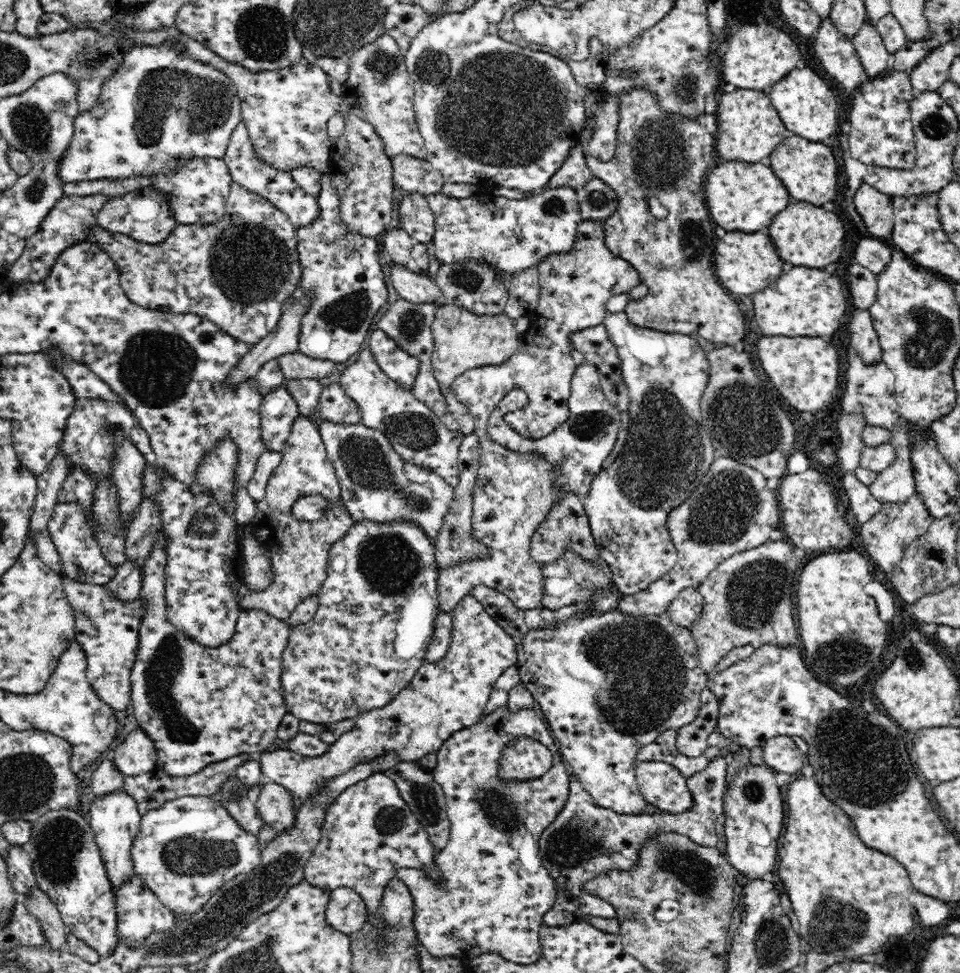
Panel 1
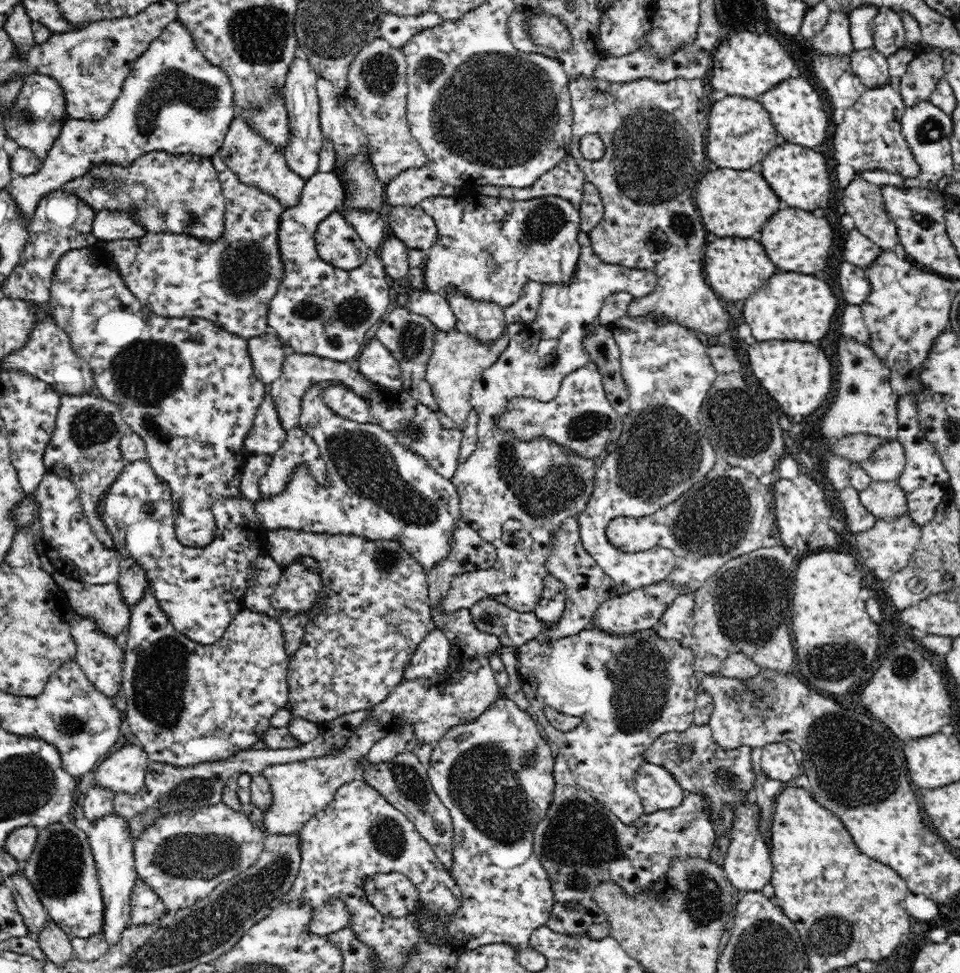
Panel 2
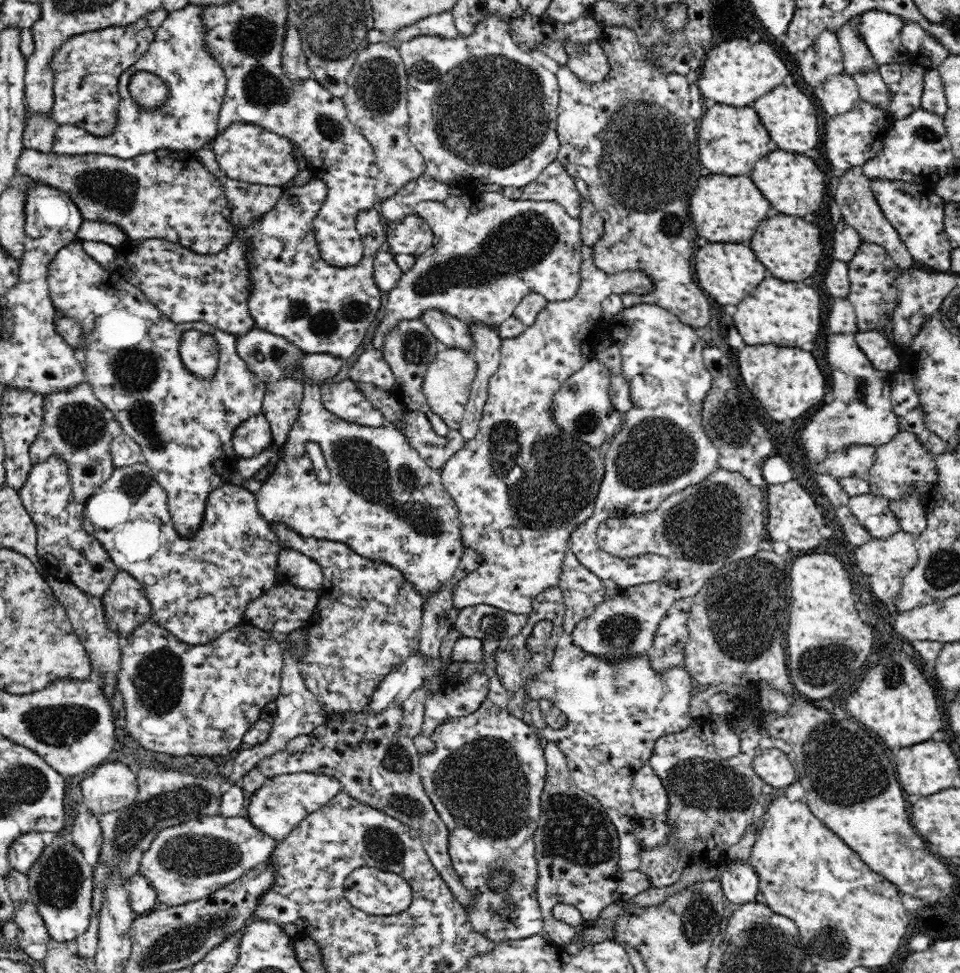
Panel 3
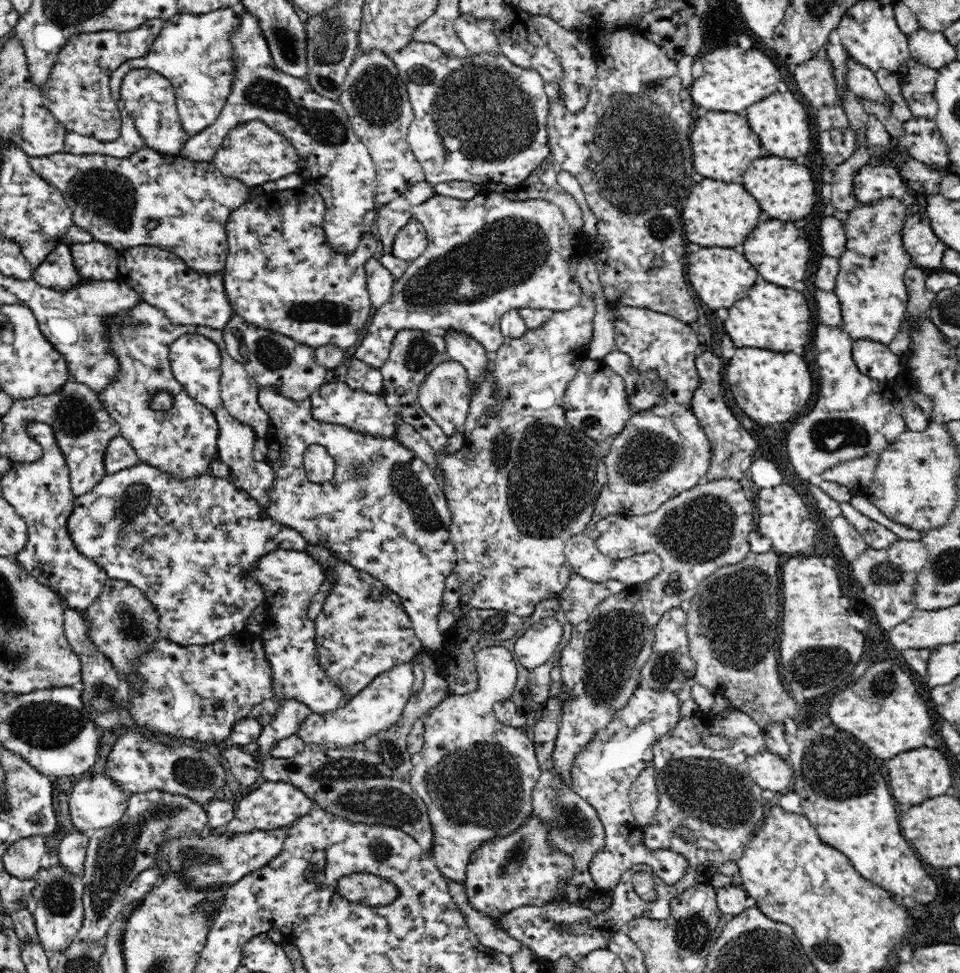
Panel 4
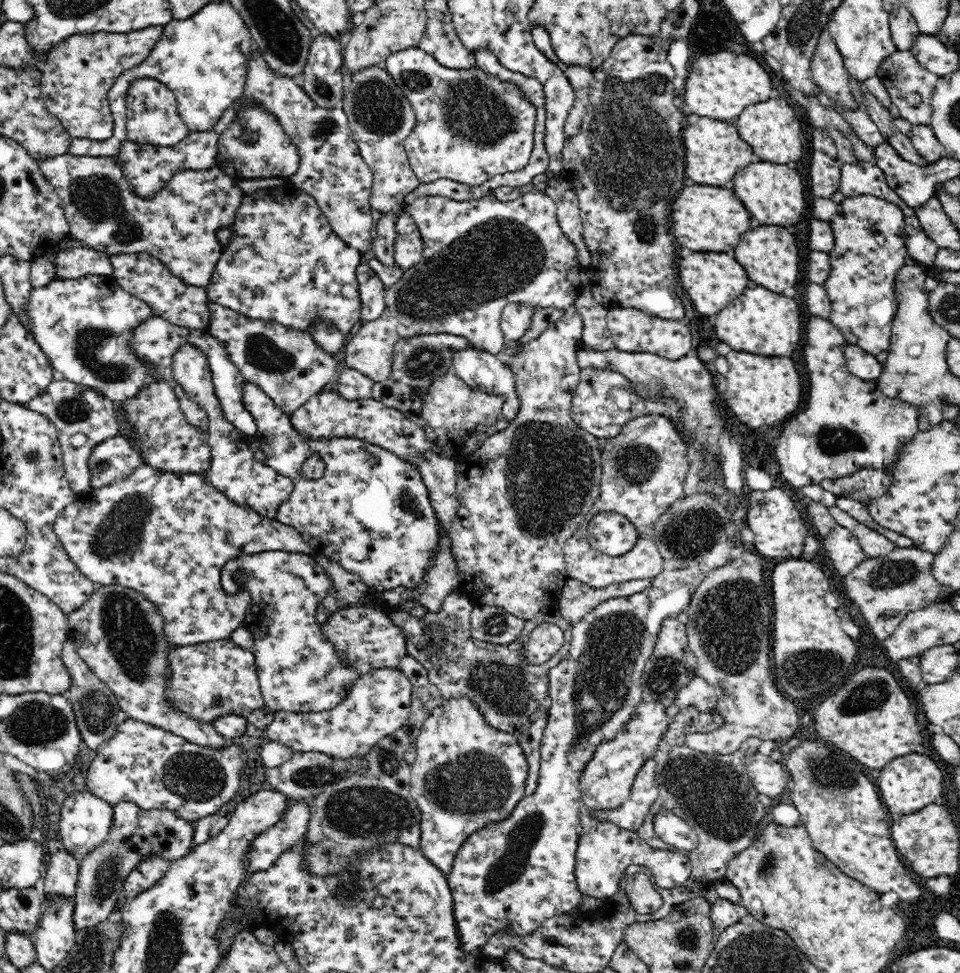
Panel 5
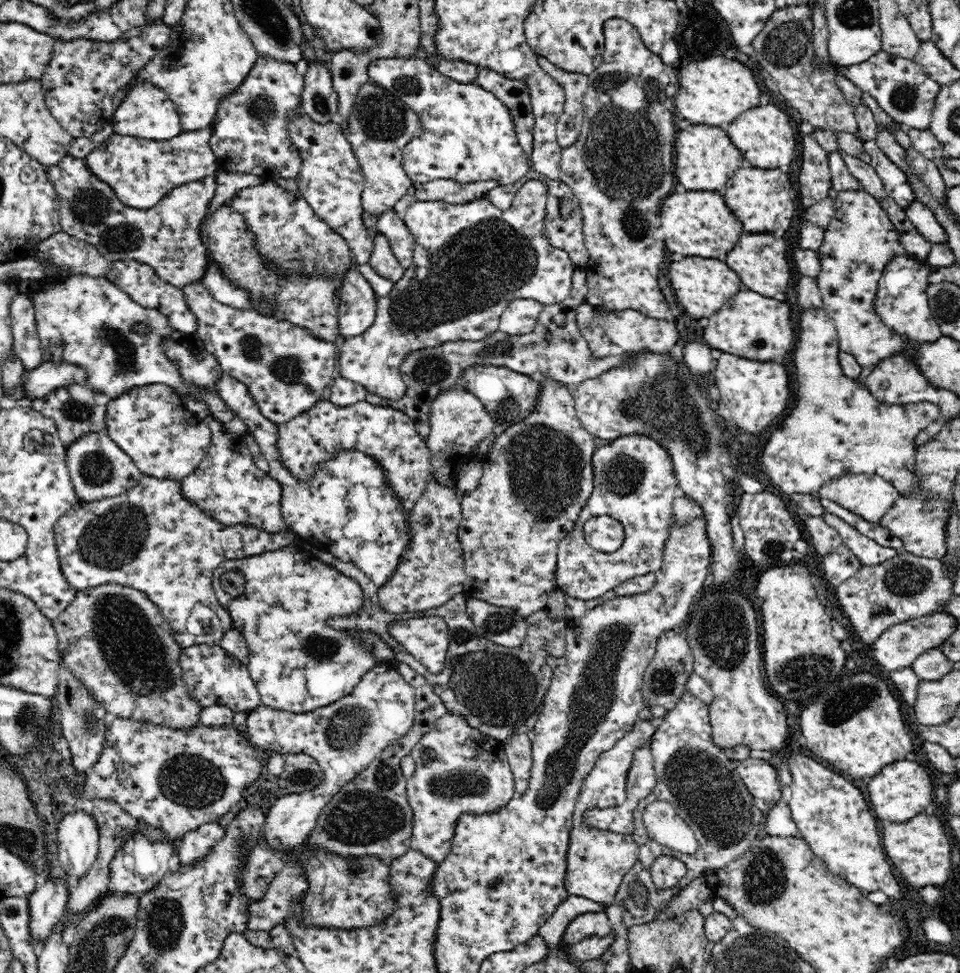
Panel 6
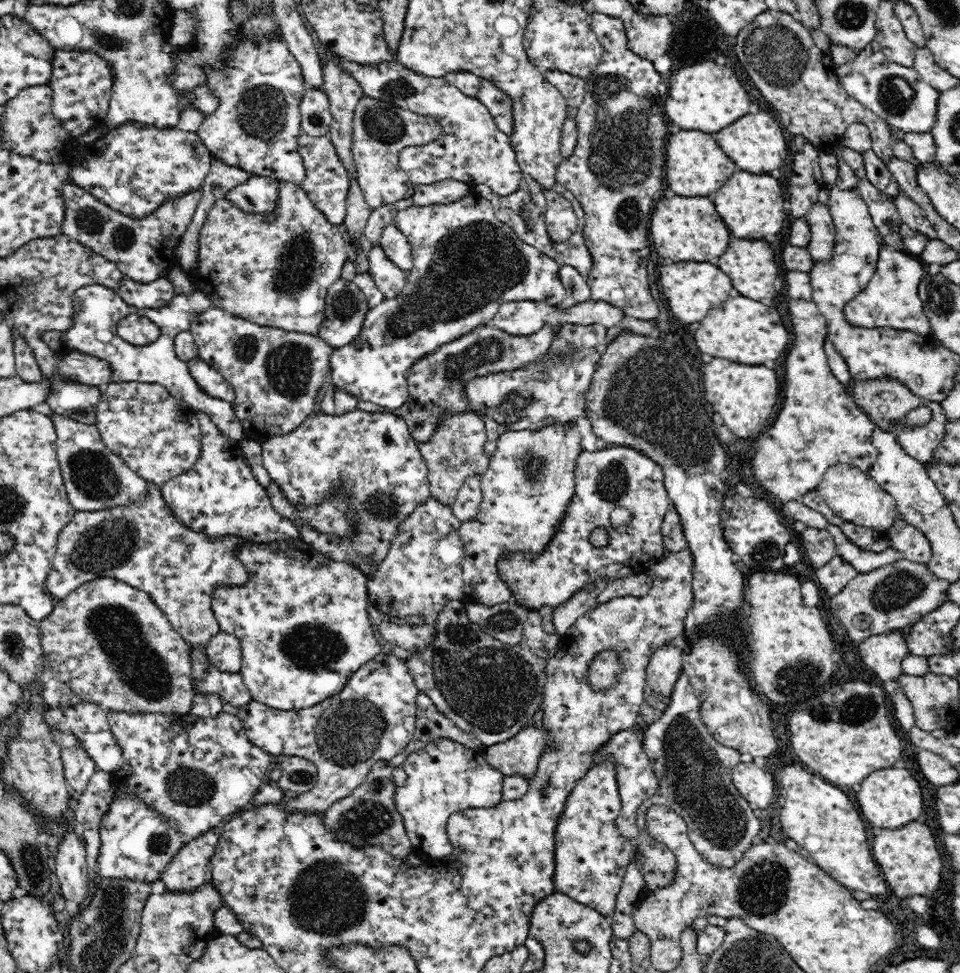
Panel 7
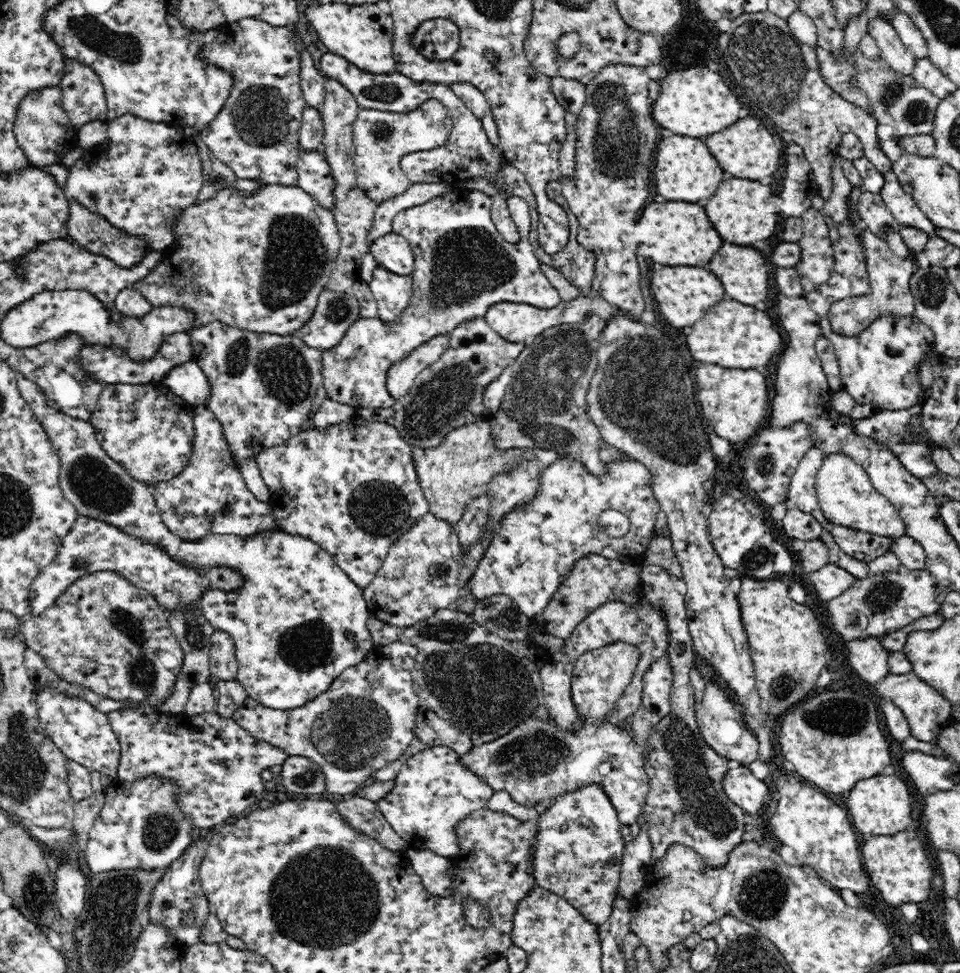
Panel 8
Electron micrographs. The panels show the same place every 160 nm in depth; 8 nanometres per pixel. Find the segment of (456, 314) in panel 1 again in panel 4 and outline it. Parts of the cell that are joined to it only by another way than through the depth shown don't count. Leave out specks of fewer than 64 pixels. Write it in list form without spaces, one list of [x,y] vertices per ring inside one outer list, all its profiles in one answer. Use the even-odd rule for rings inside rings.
[[[448,360],[438,364],[420,386],[418,401],[424,412],[435,420],[446,436],[454,436],[464,432],[465,418],[469,411],[469,384],[467,369],[458,360]]]

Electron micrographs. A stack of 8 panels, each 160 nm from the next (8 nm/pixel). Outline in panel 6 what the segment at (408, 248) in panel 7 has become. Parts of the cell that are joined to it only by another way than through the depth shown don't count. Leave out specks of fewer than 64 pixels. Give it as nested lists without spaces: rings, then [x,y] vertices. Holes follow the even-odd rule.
[[[393,209],[383,212],[377,220],[377,232],[383,233],[390,241],[392,253],[402,268],[413,266],[415,237],[403,221],[402,214]]]

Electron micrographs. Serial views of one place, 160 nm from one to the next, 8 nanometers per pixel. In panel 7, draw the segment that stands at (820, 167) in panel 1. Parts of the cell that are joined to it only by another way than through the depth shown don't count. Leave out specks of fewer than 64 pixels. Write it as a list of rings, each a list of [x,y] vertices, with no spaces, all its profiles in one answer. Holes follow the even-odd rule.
[[[735,172],[723,188],[711,196],[715,209],[723,217],[731,234],[746,240],[764,239],[768,234],[778,234],[784,226],[786,212],[782,210],[782,188],[780,182],[764,173]]]

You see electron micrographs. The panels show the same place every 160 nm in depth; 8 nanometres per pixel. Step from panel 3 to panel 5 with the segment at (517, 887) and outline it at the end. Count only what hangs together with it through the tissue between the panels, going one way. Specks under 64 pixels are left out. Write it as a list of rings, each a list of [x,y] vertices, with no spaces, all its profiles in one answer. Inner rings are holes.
[[[452,697],[434,708],[416,738],[416,760],[411,764],[411,795],[421,810],[419,849],[446,876],[451,875],[458,850],[476,831],[507,819],[525,797],[528,778],[526,753],[514,734],[504,734],[490,724],[487,711],[470,697]]]

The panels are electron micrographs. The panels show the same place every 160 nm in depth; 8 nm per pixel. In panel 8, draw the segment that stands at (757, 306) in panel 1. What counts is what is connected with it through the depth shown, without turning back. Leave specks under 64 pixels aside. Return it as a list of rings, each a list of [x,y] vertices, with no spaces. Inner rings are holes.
[[[730,298],[708,308],[688,332],[688,348],[692,358],[706,364],[722,364],[724,368],[764,369],[782,348],[782,334],[774,328],[774,322],[765,310]]]

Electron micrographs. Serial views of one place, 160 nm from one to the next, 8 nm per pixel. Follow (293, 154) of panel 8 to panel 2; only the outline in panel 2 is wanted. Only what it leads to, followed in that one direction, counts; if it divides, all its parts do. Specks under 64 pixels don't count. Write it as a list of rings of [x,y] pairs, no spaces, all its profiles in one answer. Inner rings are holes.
[[[240,117],[232,120],[219,156],[225,165],[232,169],[240,183],[258,188],[265,195],[276,199],[284,209],[298,206],[303,196],[305,181],[290,168],[283,152],[276,151],[272,145],[266,143],[266,140],[258,136]]]

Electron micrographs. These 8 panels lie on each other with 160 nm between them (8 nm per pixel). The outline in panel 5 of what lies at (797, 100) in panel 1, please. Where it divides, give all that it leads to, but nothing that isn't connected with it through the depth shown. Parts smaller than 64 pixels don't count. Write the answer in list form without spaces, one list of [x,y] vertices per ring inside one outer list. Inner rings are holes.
[[[778,96],[747,106],[734,124],[739,128],[740,137],[752,146],[752,151],[760,161],[787,165],[789,162],[796,163],[802,156],[802,142],[800,142],[802,126],[798,122],[796,112],[788,106],[788,102],[783,97]]]

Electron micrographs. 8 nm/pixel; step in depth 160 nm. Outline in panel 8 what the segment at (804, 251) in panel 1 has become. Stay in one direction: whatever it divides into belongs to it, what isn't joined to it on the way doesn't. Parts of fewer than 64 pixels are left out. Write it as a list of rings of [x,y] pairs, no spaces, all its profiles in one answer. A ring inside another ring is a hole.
[[[724,242],[724,248],[711,260],[710,270],[715,273],[720,280],[724,280],[724,290],[727,298],[738,300],[742,304],[755,305],[756,302],[766,300],[768,296],[768,266],[766,260],[760,252],[756,252],[753,246],[730,244]]]

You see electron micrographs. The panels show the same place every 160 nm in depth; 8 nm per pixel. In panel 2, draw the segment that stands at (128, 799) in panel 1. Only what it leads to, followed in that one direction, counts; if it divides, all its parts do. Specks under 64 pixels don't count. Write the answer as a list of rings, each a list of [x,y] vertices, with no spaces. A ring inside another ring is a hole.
[[[110,812],[94,822],[86,822],[84,818],[80,818],[76,820],[76,824],[84,828],[88,842],[91,844],[91,853],[97,866],[103,893],[105,923],[102,937],[110,947],[116,944],[120,940],[120,934],[130,927],[130,896],[137,878],[133,855],[134,841],[131,840],[130,833],[127,831],[127,822],[115,812]]]

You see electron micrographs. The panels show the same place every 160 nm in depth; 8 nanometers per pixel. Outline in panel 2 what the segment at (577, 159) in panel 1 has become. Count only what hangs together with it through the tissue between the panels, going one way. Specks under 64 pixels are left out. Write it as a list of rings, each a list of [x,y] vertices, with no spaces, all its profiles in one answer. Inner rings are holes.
[[[566,156],[556,167],[545,172],[541,178],[529,188],[513,188],[512,186],[477,186],[480,195],[499,197],[513,201],[531,200],[537,197],[558,196],[567,198],[575,206],[583,200],[586,184],[584,172],[580,170],[576,160]]]

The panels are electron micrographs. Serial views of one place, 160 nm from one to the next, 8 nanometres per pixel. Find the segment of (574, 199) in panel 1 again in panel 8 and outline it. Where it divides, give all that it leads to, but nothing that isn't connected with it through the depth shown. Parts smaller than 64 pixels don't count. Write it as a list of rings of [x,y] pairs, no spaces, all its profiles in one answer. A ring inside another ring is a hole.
[[[466,189],[463,192],[451,192],[450,194],[444,194],[444,196],[438,196],[438,198],[432,198],[426,202],[426,204],[421,204],[420,206],[413,206],[412,208],[407,208],[406,210],[398,211],[393,218],[393,221],[390,223],[390,231],[400,236],[403,236],[412,248],[412,253],[415,257],[415,267],[411,272],[413,290],[412,298],[408,302],[408,305],[405,306],[404,312],[401,312],[401,315],[393,319],[392,321],[383,320],[380,316],[374,317],[362,317],[356,320],[356,322],[348,328],[346,334],[342,337],[342,340],[332,348],[323,351],[323,367],[321,372],[323,373],[324,386],[326,392],[328,392],[328,398],[332,398],[332,401],[340,401],[344,404],[351,405],[352,408],[358,406],[362,408],[388,408],[392,407],[396,400],[393,398],[391,392],[388,389],[387,380],[388,372],[394,364],[400,362],[402,359],[407,358],[408,355],[412,354],[416,348],[426,342],[428,342],[433,336],[438,335],[448,335],[449,332],[455,330],[460,323],[471,322],[474,319],[482,319],[487,314],[488,308],[493,304],[500,302],[509,302],[509,303],[524,303],[536,305],[536,308],[554,308],[558,306],[562,297],[559,295],[558,289],[554,288],[550,281],[547,279],[547,276],[544,276],[543,273],[543,264],[540,263],[538,257],[535,256],[535,249],[530,244],[529,241],[529,232],[531,231],[531,218],[529,214],[529,206],[526,200],[512,196],[506,198],[506,206],[508,207],[508,212],[510,217],[512,217],[513,223],[516,225],[516,229],[519,235],[519,241],[517,243],[512,243],[510,241],[504,240],[504,237],[495,229],[495,224],[491,219],[491,204],[492,198],[489,194],[485,194],[480,190],[469,190]]]

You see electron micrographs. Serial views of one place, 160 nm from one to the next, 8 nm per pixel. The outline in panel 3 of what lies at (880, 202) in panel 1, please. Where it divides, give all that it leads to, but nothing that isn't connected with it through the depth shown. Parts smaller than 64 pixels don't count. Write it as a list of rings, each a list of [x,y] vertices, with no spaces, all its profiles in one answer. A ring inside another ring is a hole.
[[[860,166],[852,167],[838,176],[834,195],[836,196],[835,202],[841,210],[842,220],[848,227],[856,229],[864,242],[884,247],[892,261],[897,265],[898,270],[912,269],[915,267],[912,256],[874,199],[870,182],[871,180],[865,176]]]

